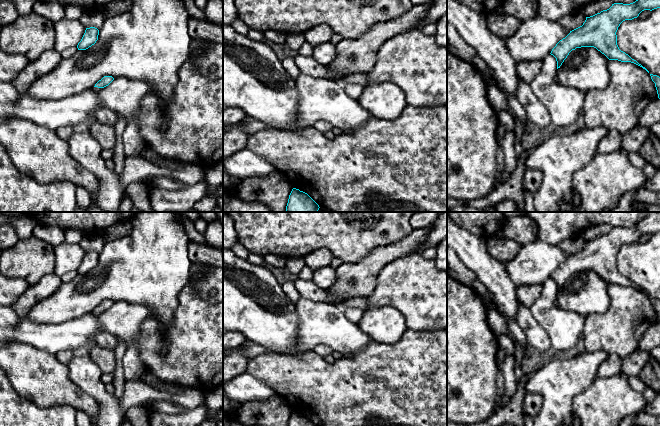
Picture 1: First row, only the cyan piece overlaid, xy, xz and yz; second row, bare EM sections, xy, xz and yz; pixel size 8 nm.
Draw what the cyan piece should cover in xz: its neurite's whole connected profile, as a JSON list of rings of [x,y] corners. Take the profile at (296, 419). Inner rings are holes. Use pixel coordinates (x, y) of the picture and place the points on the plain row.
[[[293,412],[288,426],[315,426],[307,417],[300,415],[299,413]]]

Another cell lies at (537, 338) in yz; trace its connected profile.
[[[517,301],[516,322],[526,336],[529,347],[545,352],[551,344],[547,332],[537,323],[532,316],[529,307]]]

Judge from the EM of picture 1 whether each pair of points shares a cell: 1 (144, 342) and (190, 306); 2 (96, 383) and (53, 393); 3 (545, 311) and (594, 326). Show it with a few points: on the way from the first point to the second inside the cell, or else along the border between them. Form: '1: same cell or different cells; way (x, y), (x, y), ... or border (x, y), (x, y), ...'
1: same cell; way (162, 358), (166, 358), (190, 334), (190, 324)
2: different cells; border (67, 367), (69, 377), (97, 402)
3: different cells; border (585, 319), (581, 337)

